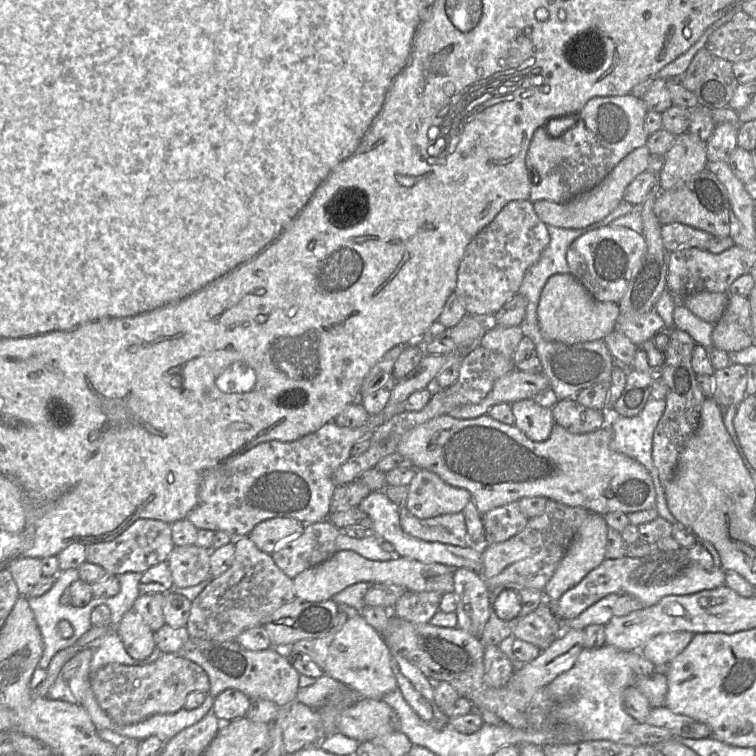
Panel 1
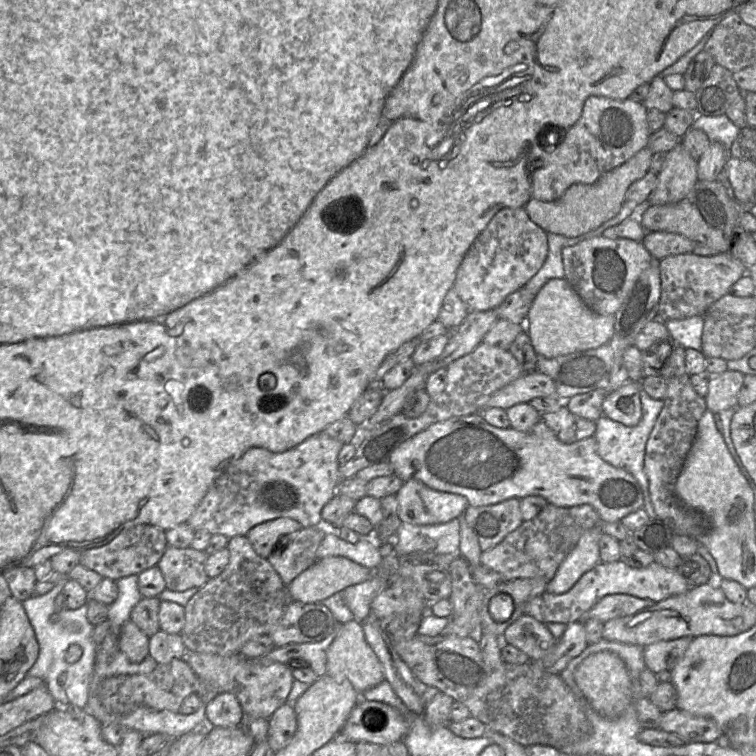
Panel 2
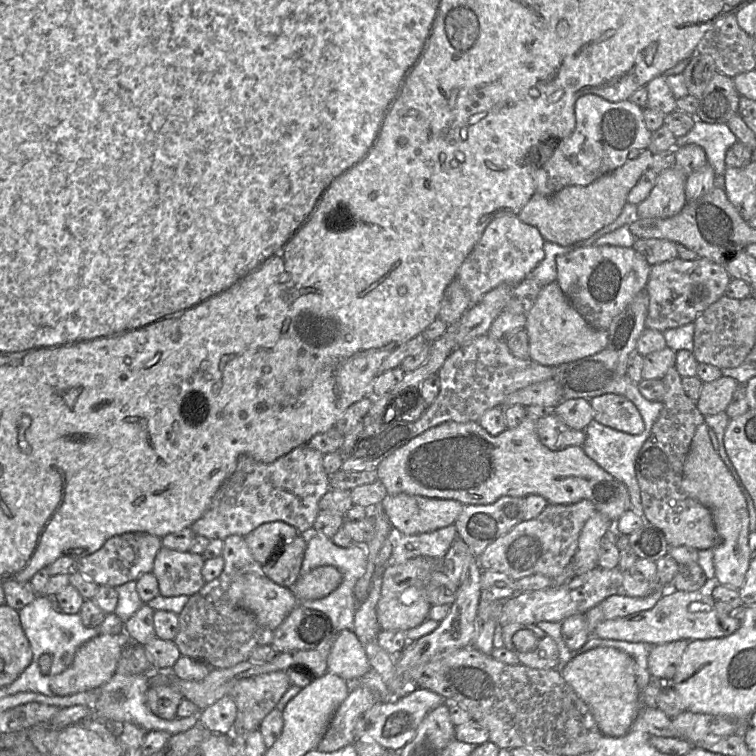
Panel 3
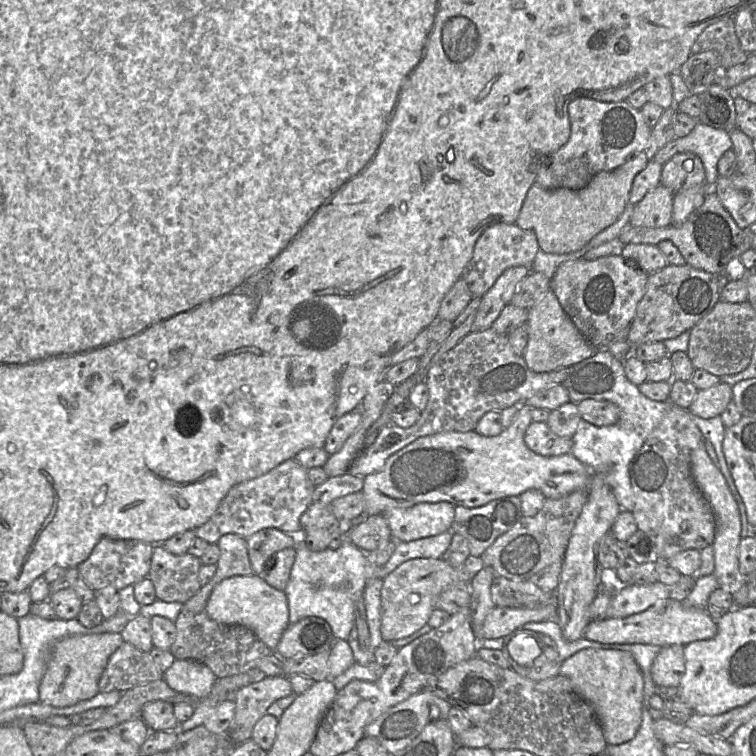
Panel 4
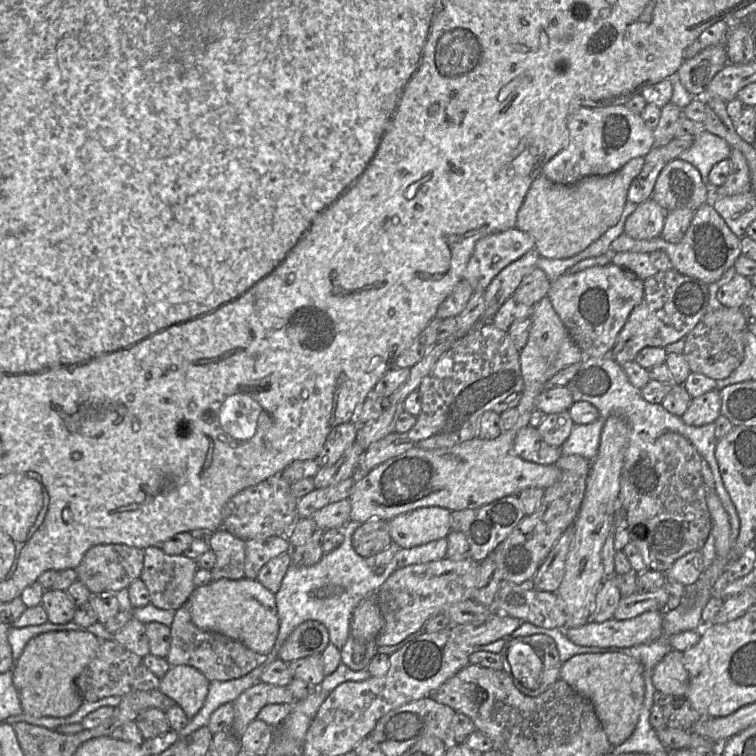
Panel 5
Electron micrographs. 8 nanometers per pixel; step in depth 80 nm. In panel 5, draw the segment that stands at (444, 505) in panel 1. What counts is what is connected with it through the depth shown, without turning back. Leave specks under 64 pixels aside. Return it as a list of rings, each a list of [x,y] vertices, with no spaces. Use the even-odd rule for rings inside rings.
[[[439,506],[420,507],[388,522],[392,543],[412,548],[447,537],[451,531],[451,511]]]

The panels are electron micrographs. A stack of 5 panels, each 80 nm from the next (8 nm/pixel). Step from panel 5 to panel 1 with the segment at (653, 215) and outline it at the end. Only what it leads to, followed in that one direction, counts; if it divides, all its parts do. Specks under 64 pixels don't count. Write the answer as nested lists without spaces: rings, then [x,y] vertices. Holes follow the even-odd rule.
[[[686,132],[675,137],[665,154],[665,164],[657,174],[657,188],[664,192],[676,188],[707,167],[706,141]]]

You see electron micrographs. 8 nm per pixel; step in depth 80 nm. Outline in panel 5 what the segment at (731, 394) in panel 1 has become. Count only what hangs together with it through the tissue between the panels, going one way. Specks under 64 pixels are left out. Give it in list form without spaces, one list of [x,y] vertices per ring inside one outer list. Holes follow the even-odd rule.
[[[717,389],[693,398],[681,415],[683,422],[691,426],[703,426],[716,421],[720,415],[721,396]]]

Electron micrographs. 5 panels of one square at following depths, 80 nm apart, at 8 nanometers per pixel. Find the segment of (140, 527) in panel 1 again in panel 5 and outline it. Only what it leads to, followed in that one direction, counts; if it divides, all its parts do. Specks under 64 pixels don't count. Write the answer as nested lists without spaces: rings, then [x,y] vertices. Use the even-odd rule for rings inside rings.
[[[98,544],[90,548],[75,568],[77,579],[93,594],[115,594],[139,579],[144,561],[144,550],[125,544]]]

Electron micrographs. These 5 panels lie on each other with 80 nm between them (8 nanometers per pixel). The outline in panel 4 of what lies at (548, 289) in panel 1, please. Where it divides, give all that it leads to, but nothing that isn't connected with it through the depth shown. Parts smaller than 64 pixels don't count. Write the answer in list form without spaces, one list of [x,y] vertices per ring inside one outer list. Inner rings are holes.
[[[551,289],[529,309],[526,324],[528,340],[522,357],[528,368],[534,372],[542,373],[569,368],[593,356],[597,351],[565,313]]]

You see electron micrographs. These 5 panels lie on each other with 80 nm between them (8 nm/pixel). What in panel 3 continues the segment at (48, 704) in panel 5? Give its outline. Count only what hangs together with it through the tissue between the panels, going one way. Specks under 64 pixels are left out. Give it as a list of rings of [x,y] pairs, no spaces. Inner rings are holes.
[[[99,634],[81,645],[75,652],[72,664],[62,673],[50,679],[50,689],[55,696],[67,696],[95,690],[107,683],[115,674],[117,662],[127,643],[126,634]]]

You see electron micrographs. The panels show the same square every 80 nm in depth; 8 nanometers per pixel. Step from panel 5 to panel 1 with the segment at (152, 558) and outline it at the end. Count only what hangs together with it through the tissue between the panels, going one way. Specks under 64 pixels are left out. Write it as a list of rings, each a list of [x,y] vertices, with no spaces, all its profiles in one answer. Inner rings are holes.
[[[195,545],[175,546],[167,559],[173,587],[191,587],[213,578],[210,573],[210,551]]]

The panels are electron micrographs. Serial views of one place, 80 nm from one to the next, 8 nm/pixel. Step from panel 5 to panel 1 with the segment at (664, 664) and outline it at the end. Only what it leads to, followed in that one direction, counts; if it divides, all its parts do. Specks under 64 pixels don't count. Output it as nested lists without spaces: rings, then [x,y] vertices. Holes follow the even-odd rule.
[[[689,631],[660,634],[651,638],[640,653],[654,665],[669,664],[687,647],[694,635]]]

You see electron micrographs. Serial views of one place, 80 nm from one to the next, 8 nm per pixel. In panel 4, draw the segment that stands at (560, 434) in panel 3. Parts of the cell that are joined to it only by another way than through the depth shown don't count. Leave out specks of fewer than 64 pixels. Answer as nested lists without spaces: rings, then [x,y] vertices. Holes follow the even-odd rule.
[[[532,422],[525,432],[524,440],[530,450],[542,456],[570,453],[573,446],[571,437],[556,435],[546,422]]]

